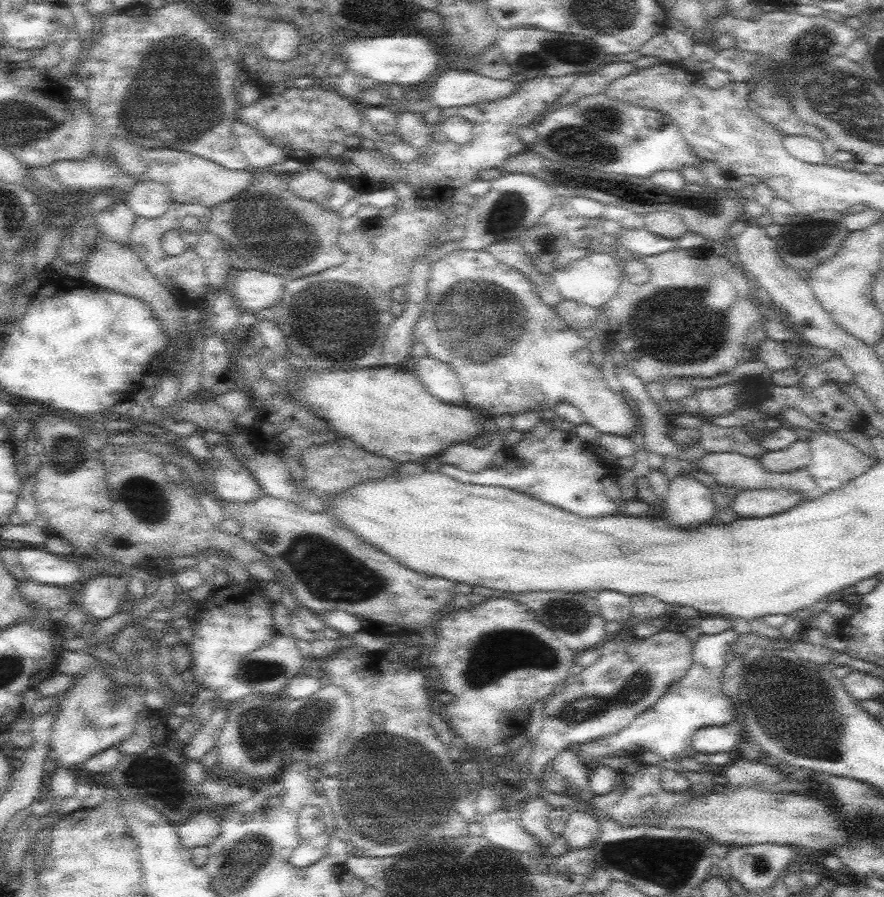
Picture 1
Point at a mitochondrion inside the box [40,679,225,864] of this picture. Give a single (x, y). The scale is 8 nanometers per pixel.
(135, 771)

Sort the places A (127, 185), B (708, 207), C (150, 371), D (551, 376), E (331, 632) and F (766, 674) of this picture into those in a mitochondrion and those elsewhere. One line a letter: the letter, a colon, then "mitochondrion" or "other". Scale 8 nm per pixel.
A: other
B: mitochondrion
C: other
D: other
E: other
F: mitochondrion

